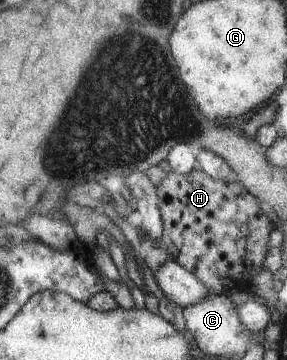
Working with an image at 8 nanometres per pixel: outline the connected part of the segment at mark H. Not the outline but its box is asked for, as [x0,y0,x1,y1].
[156,169,271,297]

